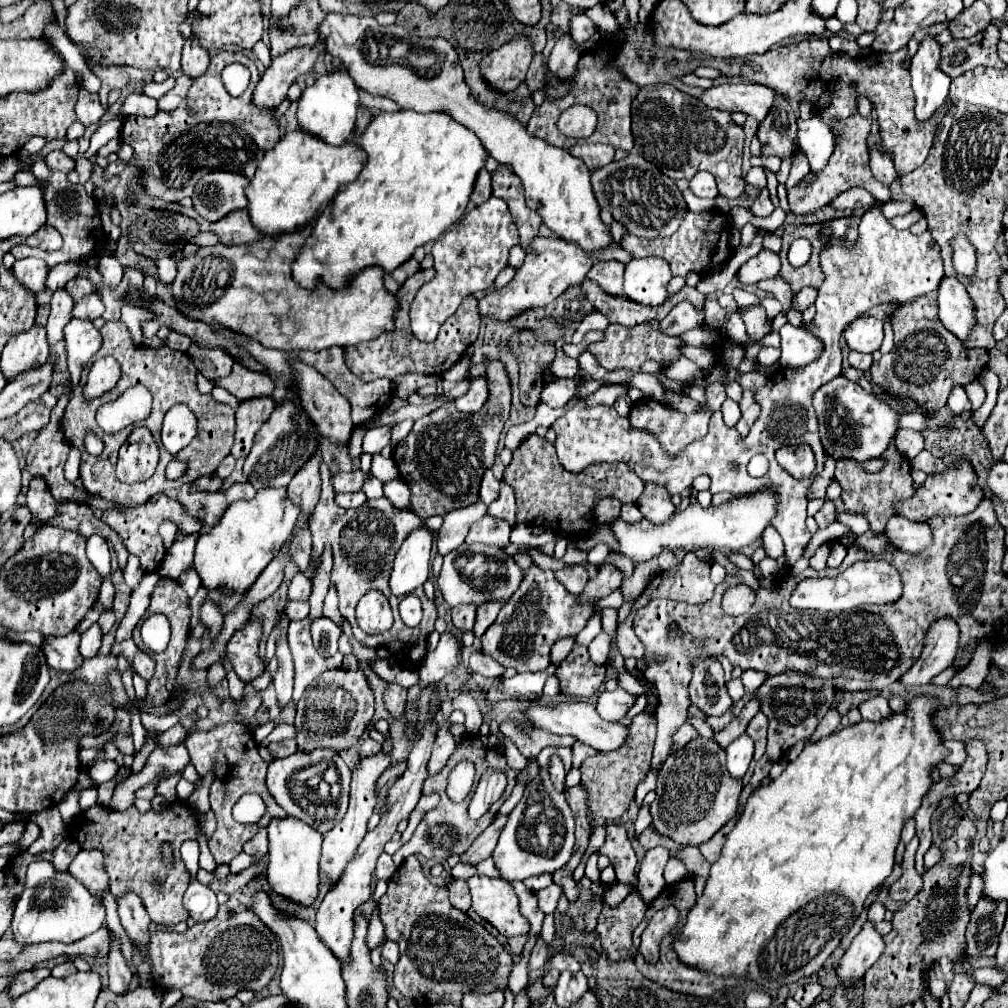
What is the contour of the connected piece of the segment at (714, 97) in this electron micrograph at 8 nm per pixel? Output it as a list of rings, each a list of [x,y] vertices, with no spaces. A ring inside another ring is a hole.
[[[737,82],[737,84],[723,84],[709,88],[701,100],[709,108],[725,110],[725,112],[745,112],[759,122],[767,116],[773,100],[777,100],[779,92],[773,88],[761,86],[761,84],[749,84],[749,82]]]

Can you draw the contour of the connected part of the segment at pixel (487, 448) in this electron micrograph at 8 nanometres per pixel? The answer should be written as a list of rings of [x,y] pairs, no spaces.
[[[489,362],[487,384],[489,400],[477,414],[459,420],[457,410],[451,410],[451,406],[441,406],[429,416],[423,416],[421,426],[413,426],[409,436],[395,446],[393,458],[403,480],[411,488],[411,506],[417,516],[445,516],[449,510],[469,506],[477,500],[481,476],[487,468],[493,466],[499,434],[511,408],[511,380],[503,362]]]

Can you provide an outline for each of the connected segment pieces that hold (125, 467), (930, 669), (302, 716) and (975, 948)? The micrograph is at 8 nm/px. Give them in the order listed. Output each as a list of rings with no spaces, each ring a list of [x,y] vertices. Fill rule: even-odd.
[[[133,428],[125,444],[119,448],[117,478],[121,482],[143,482],[155,472],[159,448],[147,428]]]
[[[941,616],[933,620],[929,632],[925,634],[925,648],[919,660],[901,678],[905,684],[925,684],[933,676],[941,674],[953,664],[959,648],[959,624],[951,616]]]
[[[343,668],[327,670],[319,678],[315,678],[315,684],[305,690],[297,704],[295,726],[299,750],[303,752],[309,752],[313,748],[331,748],[337,752],[347,750],[357,742],[357,738],[369,726],[371,718],[373,688],[367,682],[367,676],[363,672],[349,674],[349,670]]]
[[[979,900],[971,912],[967,926],[967,956],[995,956],[997,938],[1001,934],[1007,914],[1007,904],[993,904],[993,900]]]

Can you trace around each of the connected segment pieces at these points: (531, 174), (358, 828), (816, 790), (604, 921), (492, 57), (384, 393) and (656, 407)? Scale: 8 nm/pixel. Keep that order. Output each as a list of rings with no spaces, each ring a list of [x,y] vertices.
[[[327,14],[327,18],[319,26],[319,36],[327,40],[327,52],[337,56],[349,68],[351,78],[357,82],[361,90],[373,96],[387,96],[405,110],[413,108],[415,112],[435,112],[435,110],[447,112],[449,116],[453,116],[457,122],[465,124],[479,136],[489,156],[493,156],[499,164],[511,166],[511,170],[523,182],[527,206],[541,216],[543,224],[547,224],[555,236],[573,240],[591,252],[611,242],[611,234],[599,218],[599,206],[589,182],[589,168],[581,158],[575,158],[567,150],[551,146],[541,138],[529,136],[527,130],[515,118],[481,106],[471,96],[471,90],[467,88],[463,78],[463,68],[459,64],[457,52],[445,38],[417,40],[417,44],[443,56],[443,68],[431,78],[419,76],[411,66],[393,62],[389,64],[367,62],[363,54],[365,32],[369,32],[369,28],[373,26],[379,26],[375,18],[341,16],[341,14]]]
[[[379,752],[377,756],[367,756],[367,758],[359,758],[357,766],[353,768],[353,778],[351,778],[351,802],[347,808],[347,814],[341,822],[337,822],[333,826],[333,830],[329,830],[323,836],[323,852],[321,852],[321,860],[319,866],[321,870],[331,878],[331,888],[337,884],[337,880],[341,880],[349,860],[353,860],[361,840],[367,834],[367,822],[379,802],[379,792],[377,792],[377,780],[383,774],[383,770],[391,764],[391,754]]]
[[[915,696],[911,702],[905,704],[903,712],[891,712],[891,716],[883,722],[867,722],[861,720],[859,724],[845,726],[833,736],[825,736],[825,740],[807,742],[803,752],[795,758],[795,762],[789,762],[787,768],[781,772],[779,778],[775,778],[769,786],[757,788],[745,806],[743,816],[737,820],[735,828],[727,836],[727,842],[721,850],[719,860],[711,866],[709,880],[705,884],[703,896],[697,898],[697,904],[691,908],[687,916],[687,924],[677,934],[673,948],[681,962],[699,966],[705,972],[713,972],[715,976],[743,976],[749,974],[753,982],[759,984],[763,990],[773,990],[783,984],[797,982],[805,976],[811,976],[817,972],[823,962],[829,958],[829,954],[837,948],[839,940],[845,932],[855,924],[859,914],[863,912],[863,904],[867,896],[887,880],[887,876],[893,872],[895,866],[895,848],[901,838],[901,830],[909,818],[917,814],[917,808],[921,806],[923,796],[933,786],[933,770],[941,762],[945,762],[945,748],[941,748],[943,738],[937,736],[937,728],[933,728],[933,712],[939,710],[939,700],[933,696]]]
[[[637,894],[627,896],[617,908],[603,904],[595,932],[603,946],[603,952],[611,962],[633,958],[633,946],[631,948],[623,946],[623,938],[631,938],[633,930],[641,924],[645,912],[647,912],[647,904]]]
[[[517,34],[513,40],[489,52],[481,60],[481,74],[499,92],[511,92],[525,80],[533,54],[535,52],[529,36]]]
[[[333,346],[329,350],[321,350],[321,352],[307,352],[307,350],[301,350],[299,352],[299,360],[303,364],[309,364],[313,366],[315,370],[319,370],[323,376],[329,378],[329,382],[337,388],[337,392],[341,396],[345,396],[349,402],[351,402],[351,408],[353,408],[353,424],[355,426],[361,426],[363,422],[371,420],[375,414],[379,414],[385,406],[385,402],[391,398],[391,392],[393,392],[393,382],[389,378],[379,378],[377,382],[363,382],[359,376],[353,376],[353,372],[349,372],[347,364],[341,362],[343,360],[343,348],[339,346]]]
[[[715,382],[715,384],[709,384],[709,386],[707,386],[707,390],[705,390],[705,404],[701,404],[701,410],[695,410],[695,412],[691,412],[691,414],[683,414],[683,412],[679,412],[679,410],[675,410],[675,408],[667,408],[667,406],[661,404],[661,402],[655,402],[655,400],[649,400],[649,398],[641,398],[641,400],[637,400],[637,402],[631,406],[629,418],[631,418],[631,424],[633,424],[635,428],[653,432],[653,434],[657,436],[657,440],[661,442],[663,450],[665,450],[669,456],[673,456],[673,454],[681,452],[689,442],[693,442],[693,440],[697,440],[697,438],[701,438],[701,436],[707,434],[709,416],[711,416],[713,410],[719,410],[719,408],[721,408],[723,400],[725,400],[725,386],[719,384],[719,382]]]

